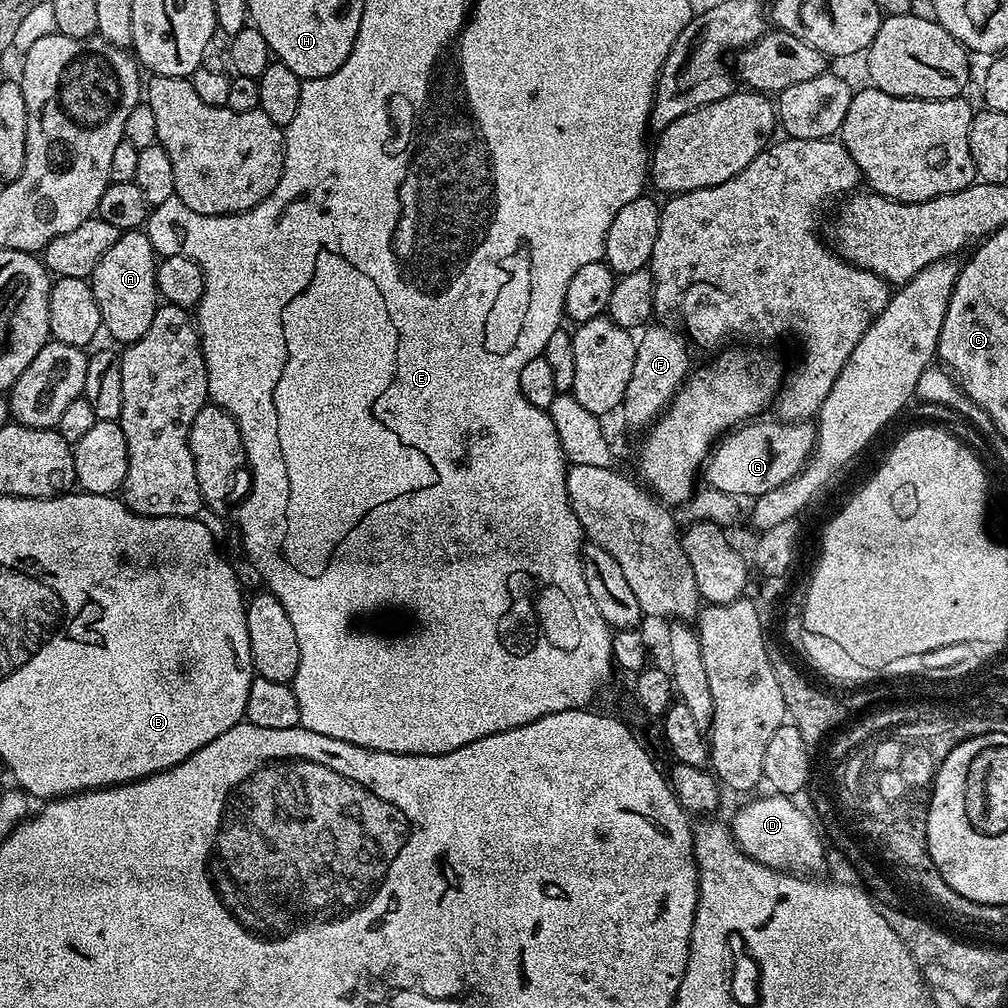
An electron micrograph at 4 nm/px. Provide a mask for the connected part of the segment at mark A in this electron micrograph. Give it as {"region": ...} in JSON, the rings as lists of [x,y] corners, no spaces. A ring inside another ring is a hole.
{"region":[[[133,230],[122,232],[118,242],[102,254],[102,262],[94,266],[90,283],[94,290],[94,298],[98,302],[102,328],[109,332],[120,346],[134,343],[146,330],[150,330],[150,322],[154,322],[154,314],[158,307],[156,291],[156,266],[158,254],[152,248],[147,231]]]}

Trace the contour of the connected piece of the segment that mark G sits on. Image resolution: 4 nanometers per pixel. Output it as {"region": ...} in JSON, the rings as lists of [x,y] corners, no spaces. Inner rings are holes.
{"region":[[[762,421],[737,427],[713,447],[702,470],[709,487],[755,498],[785,484],[802,471],[814,451],[817,427],[811,421]]]}

